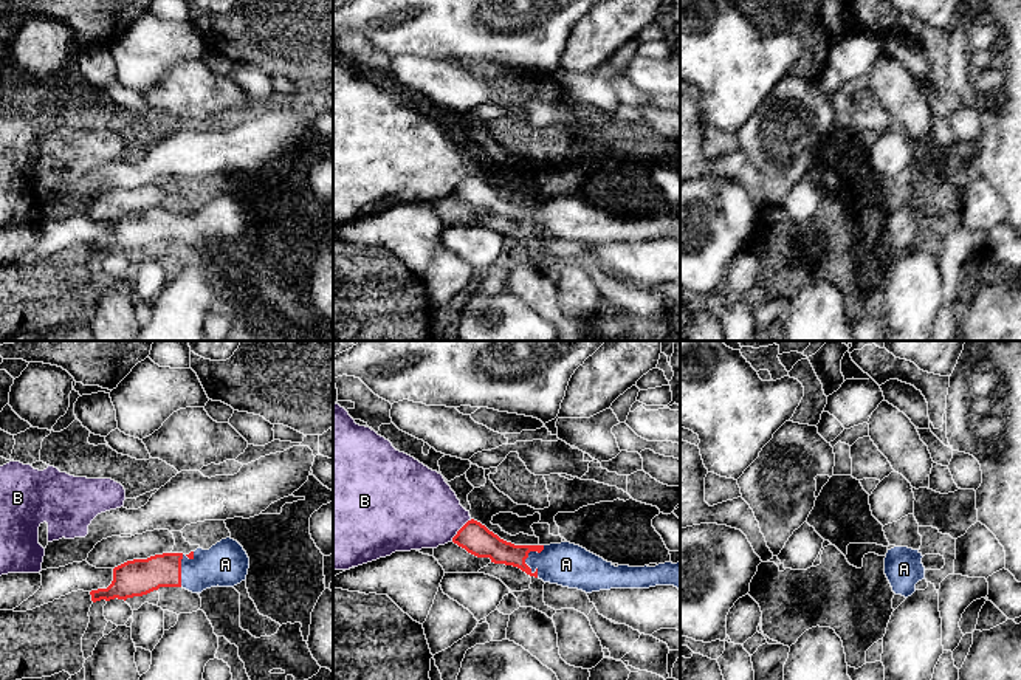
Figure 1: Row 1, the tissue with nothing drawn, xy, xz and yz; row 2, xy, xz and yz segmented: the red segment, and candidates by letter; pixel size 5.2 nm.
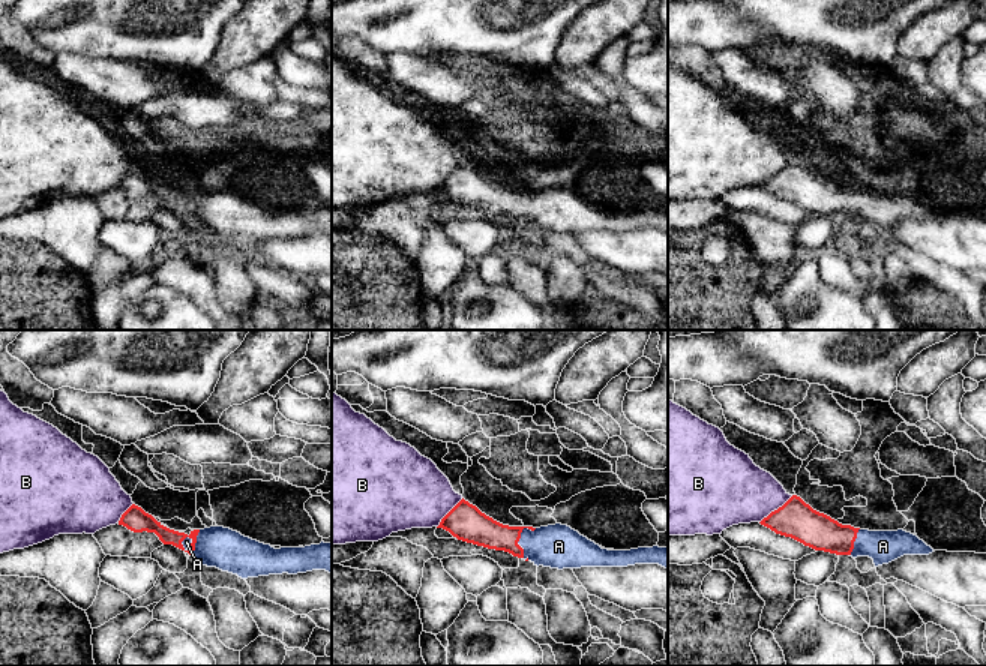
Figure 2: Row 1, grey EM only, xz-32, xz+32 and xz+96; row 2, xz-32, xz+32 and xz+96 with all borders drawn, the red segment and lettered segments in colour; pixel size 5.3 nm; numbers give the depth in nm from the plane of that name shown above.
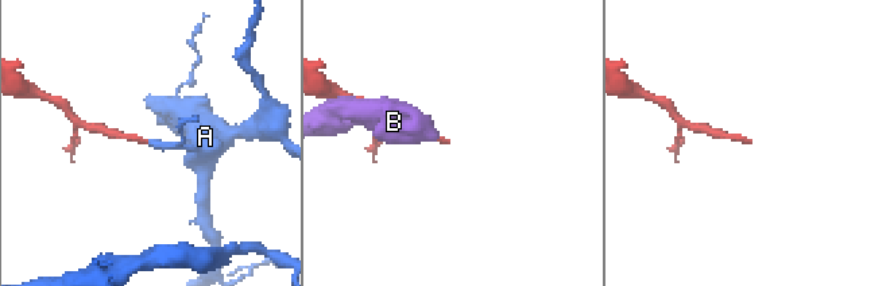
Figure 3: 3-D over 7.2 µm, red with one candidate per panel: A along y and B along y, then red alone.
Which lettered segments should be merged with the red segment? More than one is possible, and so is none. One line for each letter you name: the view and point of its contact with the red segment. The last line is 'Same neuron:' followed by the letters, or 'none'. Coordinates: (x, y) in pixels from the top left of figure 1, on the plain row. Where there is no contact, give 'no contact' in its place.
A: meets red in xz at (527, 209)
Same neuron: A

